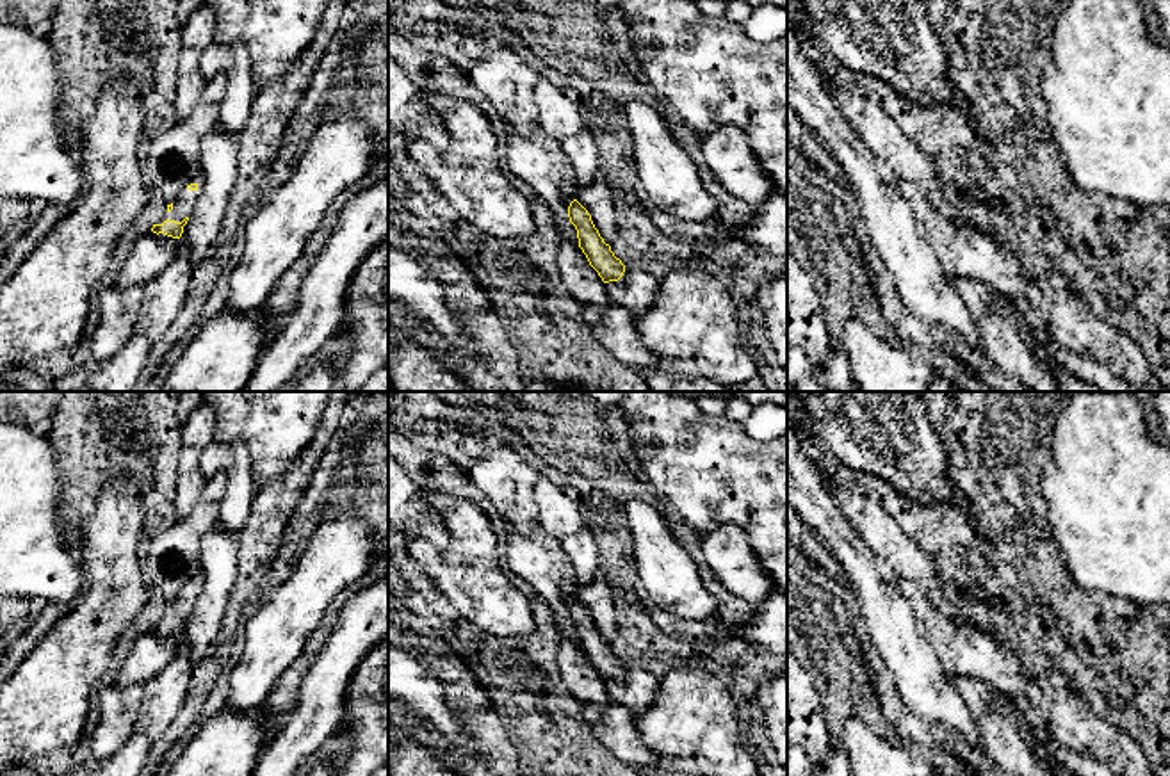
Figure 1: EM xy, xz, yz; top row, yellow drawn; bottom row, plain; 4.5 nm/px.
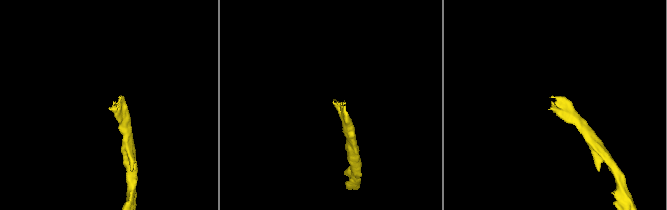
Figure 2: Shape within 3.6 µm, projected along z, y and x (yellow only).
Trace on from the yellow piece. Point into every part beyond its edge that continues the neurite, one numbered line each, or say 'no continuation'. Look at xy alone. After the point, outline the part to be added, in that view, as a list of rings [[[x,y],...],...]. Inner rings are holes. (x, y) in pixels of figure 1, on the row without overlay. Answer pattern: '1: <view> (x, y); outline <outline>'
1: xy (182, 606); outline [[[199,570],[176,594],[173,600],[173,609],[166,610],[162,619],[157,623],[162,623],[164,619],[176,619],[182,621],[185,616],[191,616],[196,598],[205,584],[203,571]]]

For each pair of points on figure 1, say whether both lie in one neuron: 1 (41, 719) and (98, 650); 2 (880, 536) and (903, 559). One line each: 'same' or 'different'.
1: same
2: same

